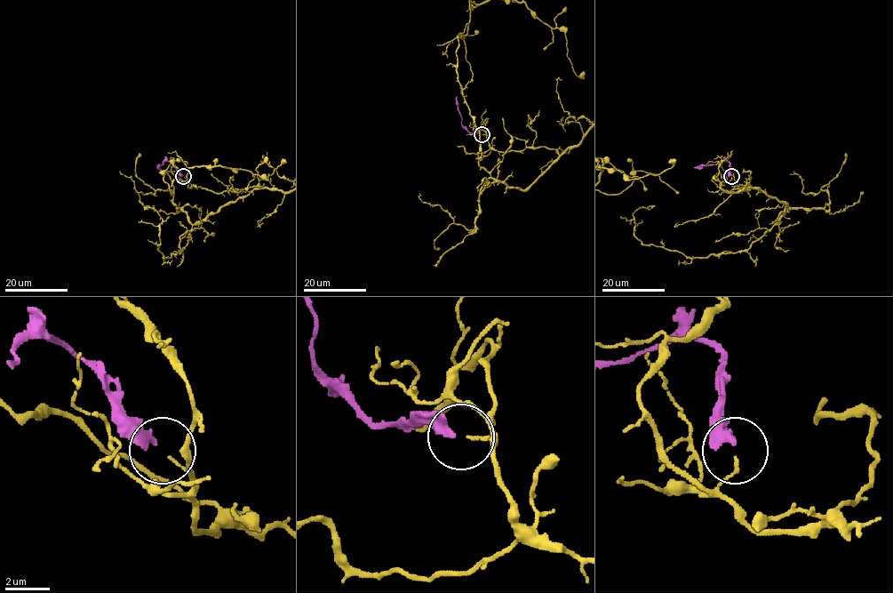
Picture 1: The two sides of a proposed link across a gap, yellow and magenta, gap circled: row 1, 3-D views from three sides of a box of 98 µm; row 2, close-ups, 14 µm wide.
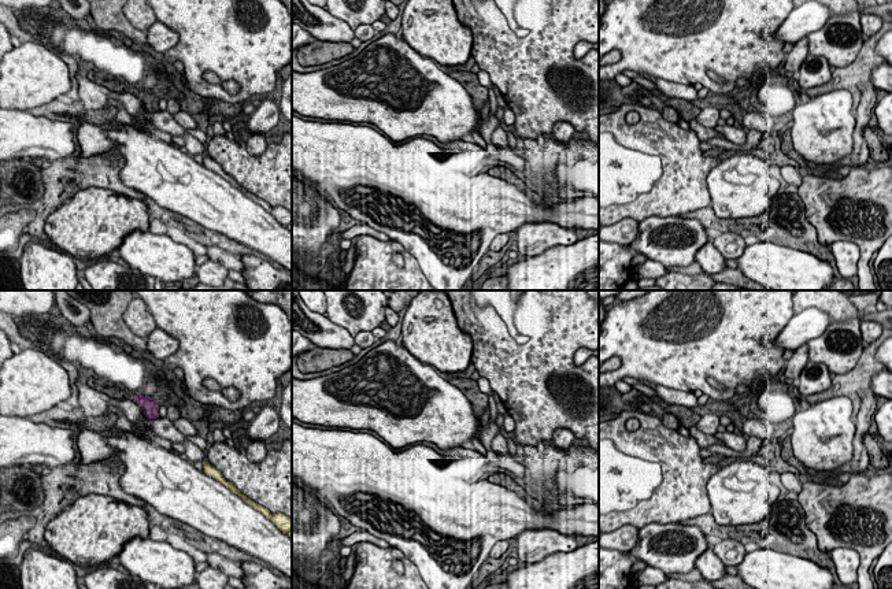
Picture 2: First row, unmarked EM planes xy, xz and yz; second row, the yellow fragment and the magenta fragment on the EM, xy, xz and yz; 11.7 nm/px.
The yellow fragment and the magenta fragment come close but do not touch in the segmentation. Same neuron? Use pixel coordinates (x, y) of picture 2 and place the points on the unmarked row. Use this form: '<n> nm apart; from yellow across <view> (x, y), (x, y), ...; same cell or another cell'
750 nm apart; from yellow across xy (203, 155), (158, 110); another cell

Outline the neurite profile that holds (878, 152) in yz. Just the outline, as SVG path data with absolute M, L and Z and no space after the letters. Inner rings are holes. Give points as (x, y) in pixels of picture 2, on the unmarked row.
M866 126L863 130L863 137L867 142L870 156L874 164L887 164L888 163L888 151L885 144L877 136L876 130L870 126Z

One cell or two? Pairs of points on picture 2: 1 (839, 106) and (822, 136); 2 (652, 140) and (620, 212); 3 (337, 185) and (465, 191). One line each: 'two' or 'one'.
1: one
2: one
3: one

